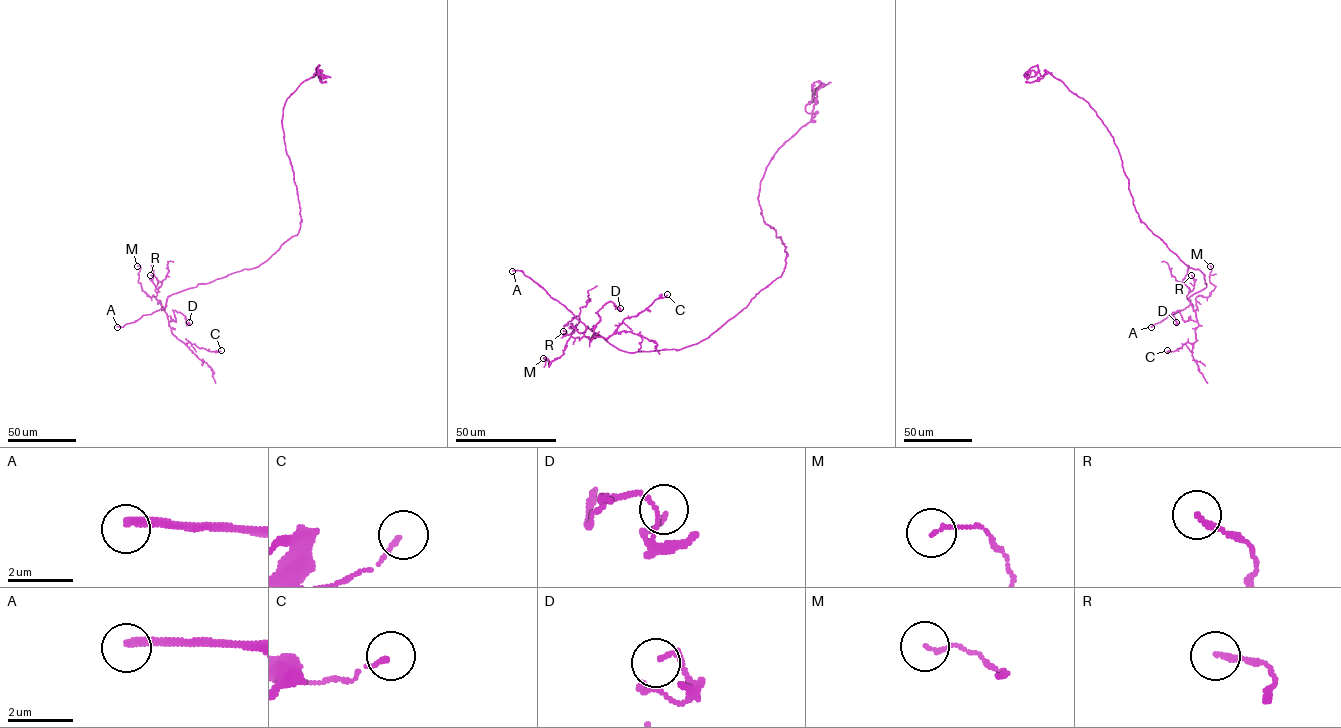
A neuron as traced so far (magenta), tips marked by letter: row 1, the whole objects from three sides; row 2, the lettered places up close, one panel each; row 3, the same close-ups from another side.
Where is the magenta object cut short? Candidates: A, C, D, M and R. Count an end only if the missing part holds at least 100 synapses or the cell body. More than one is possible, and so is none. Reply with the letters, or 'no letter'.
A

